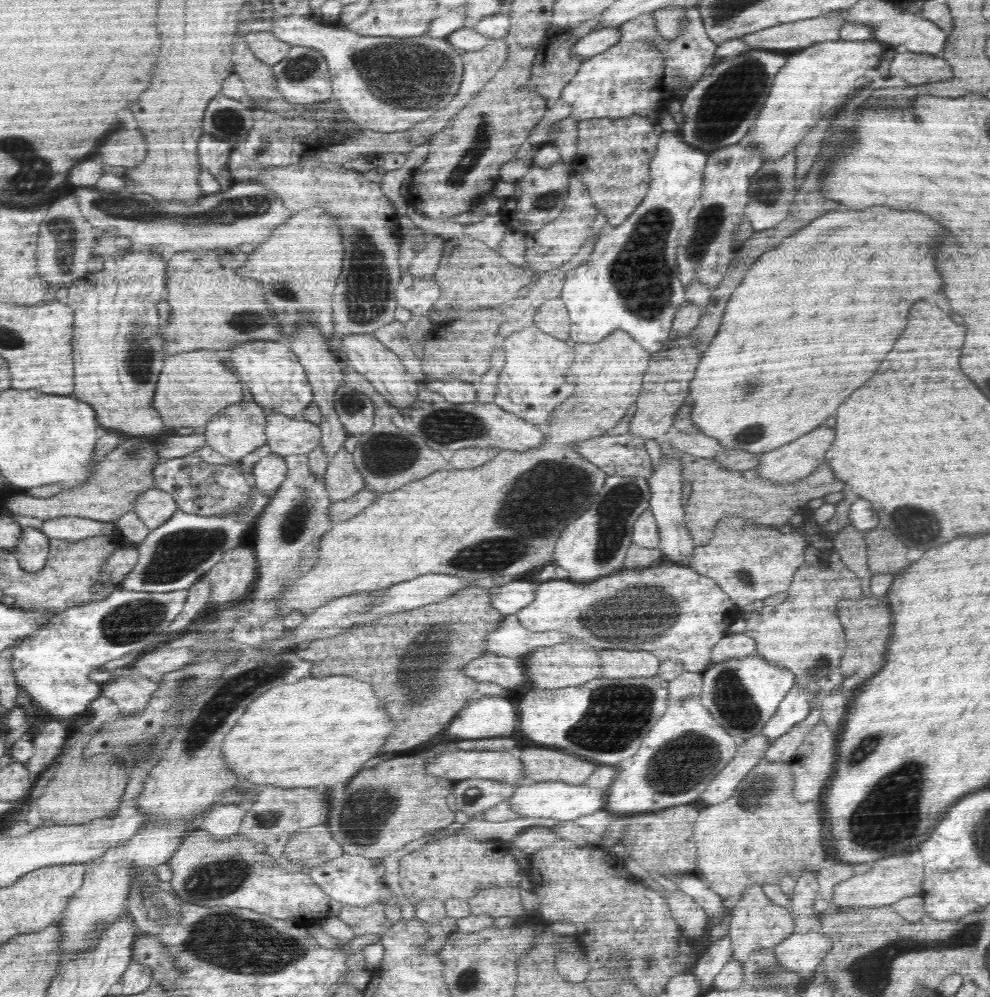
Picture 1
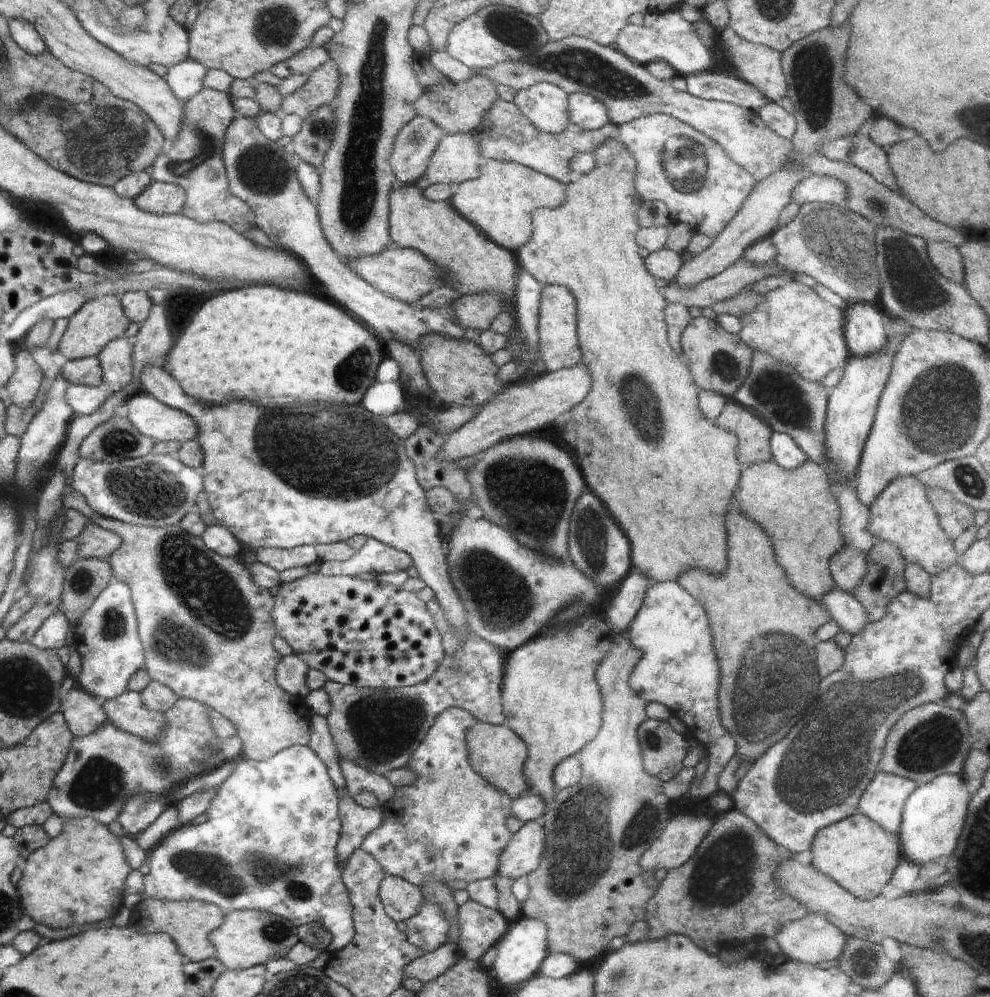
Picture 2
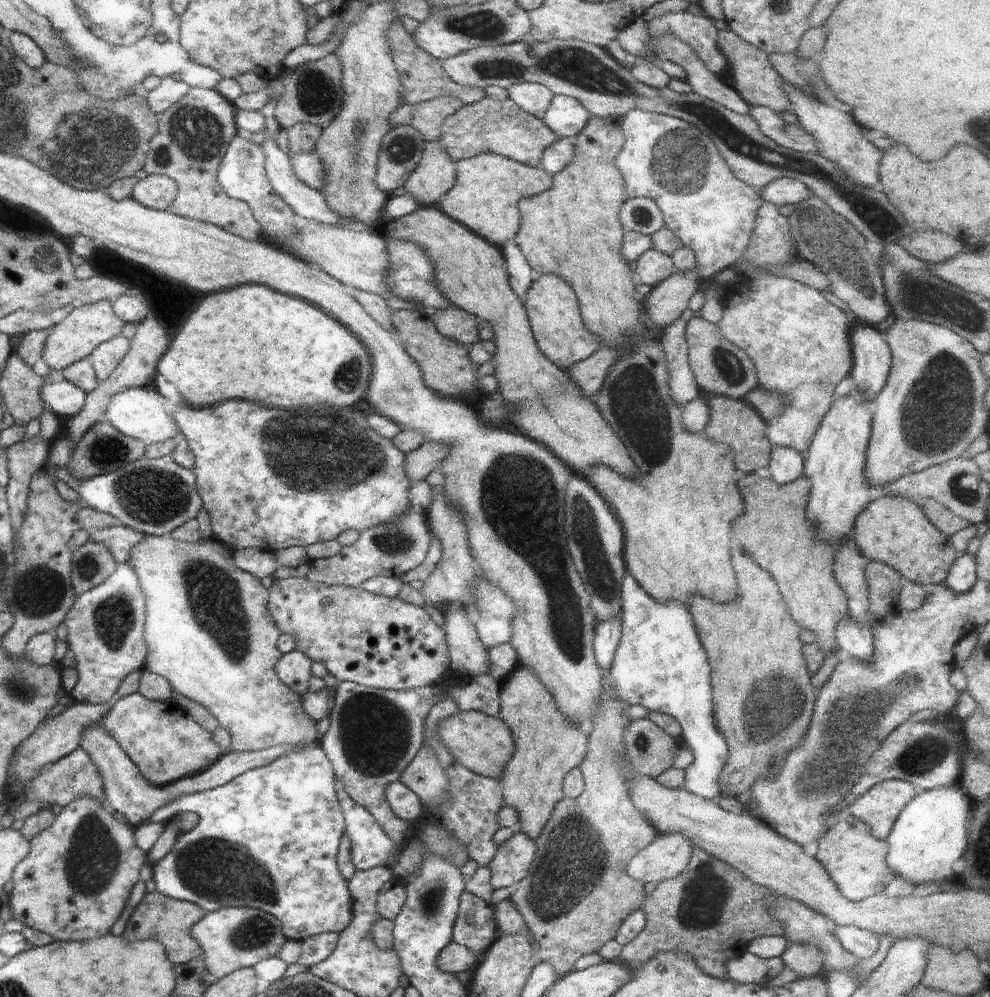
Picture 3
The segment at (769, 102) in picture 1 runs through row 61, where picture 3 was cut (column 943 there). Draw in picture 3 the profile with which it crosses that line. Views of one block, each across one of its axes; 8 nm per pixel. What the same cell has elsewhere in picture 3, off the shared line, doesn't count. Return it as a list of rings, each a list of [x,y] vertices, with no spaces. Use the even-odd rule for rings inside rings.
[[[961,785],[958,788],[950,786],[918,794],[902,808],[892,827],[892,834],[888,836],[888,866],[895,874],[914,885],[942,883],[942,880],[954,882],[957,877],[952,866],[966,850],[969,816],[968,796]]]

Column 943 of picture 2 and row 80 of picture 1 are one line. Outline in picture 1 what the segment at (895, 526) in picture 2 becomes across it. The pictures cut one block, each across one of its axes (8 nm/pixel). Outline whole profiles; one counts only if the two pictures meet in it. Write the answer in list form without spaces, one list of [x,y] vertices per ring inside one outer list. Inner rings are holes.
[[[551,23],[547,33],[543,36],[542,44],[539,45],[537,55],[532,63],[532,92],[536,94],[536,97],[545,100],[547,108],[553,107],[560,100],[560,94],[562,94],[564,86],[576,76],[576,72],[583,63],[580,57],[572,55],[572,46],[576,44],[577,40],[576,37],[572,37],[570,32],[572,32],[570,27],[560,28]]]

